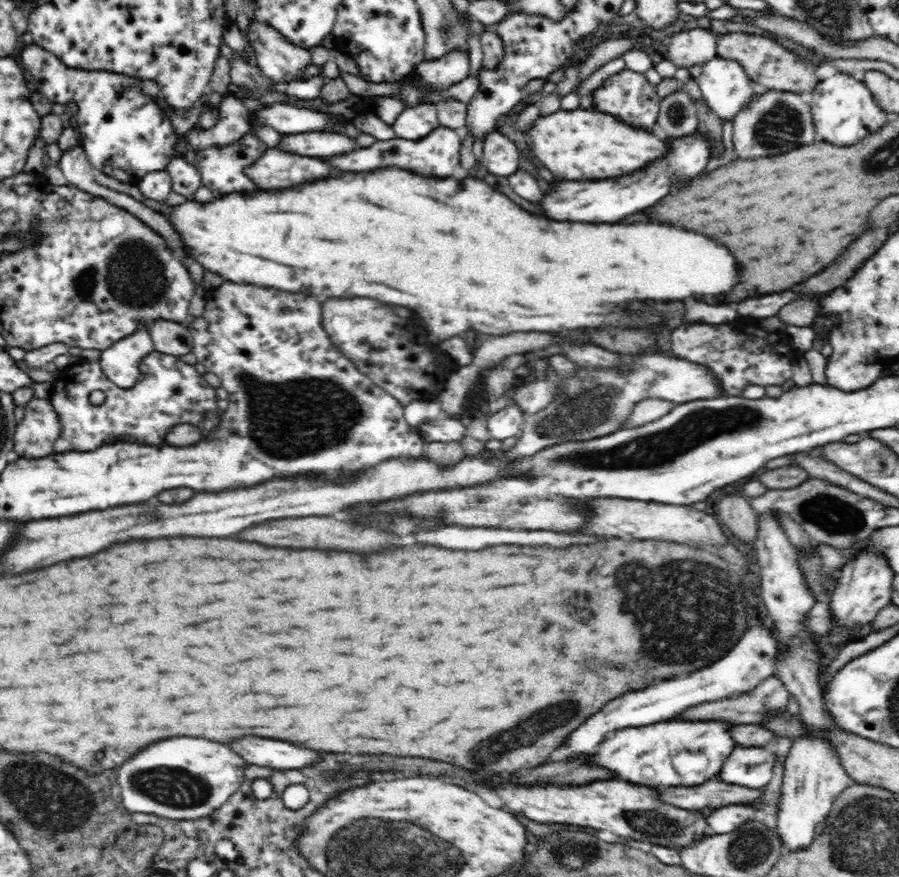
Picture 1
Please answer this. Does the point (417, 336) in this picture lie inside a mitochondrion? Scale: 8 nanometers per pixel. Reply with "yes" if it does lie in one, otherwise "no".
no

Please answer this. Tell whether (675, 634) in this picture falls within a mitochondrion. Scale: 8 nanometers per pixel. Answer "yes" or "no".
yes

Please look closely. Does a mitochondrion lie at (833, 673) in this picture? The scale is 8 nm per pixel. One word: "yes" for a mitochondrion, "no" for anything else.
no

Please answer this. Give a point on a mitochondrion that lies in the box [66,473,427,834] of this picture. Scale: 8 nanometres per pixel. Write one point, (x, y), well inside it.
(180, 789)

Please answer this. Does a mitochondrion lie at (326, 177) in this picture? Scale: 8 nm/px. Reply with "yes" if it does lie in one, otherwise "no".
no

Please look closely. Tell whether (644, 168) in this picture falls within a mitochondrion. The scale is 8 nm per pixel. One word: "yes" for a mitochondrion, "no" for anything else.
no

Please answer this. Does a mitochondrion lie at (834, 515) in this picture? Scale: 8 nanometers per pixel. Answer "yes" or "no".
yes

